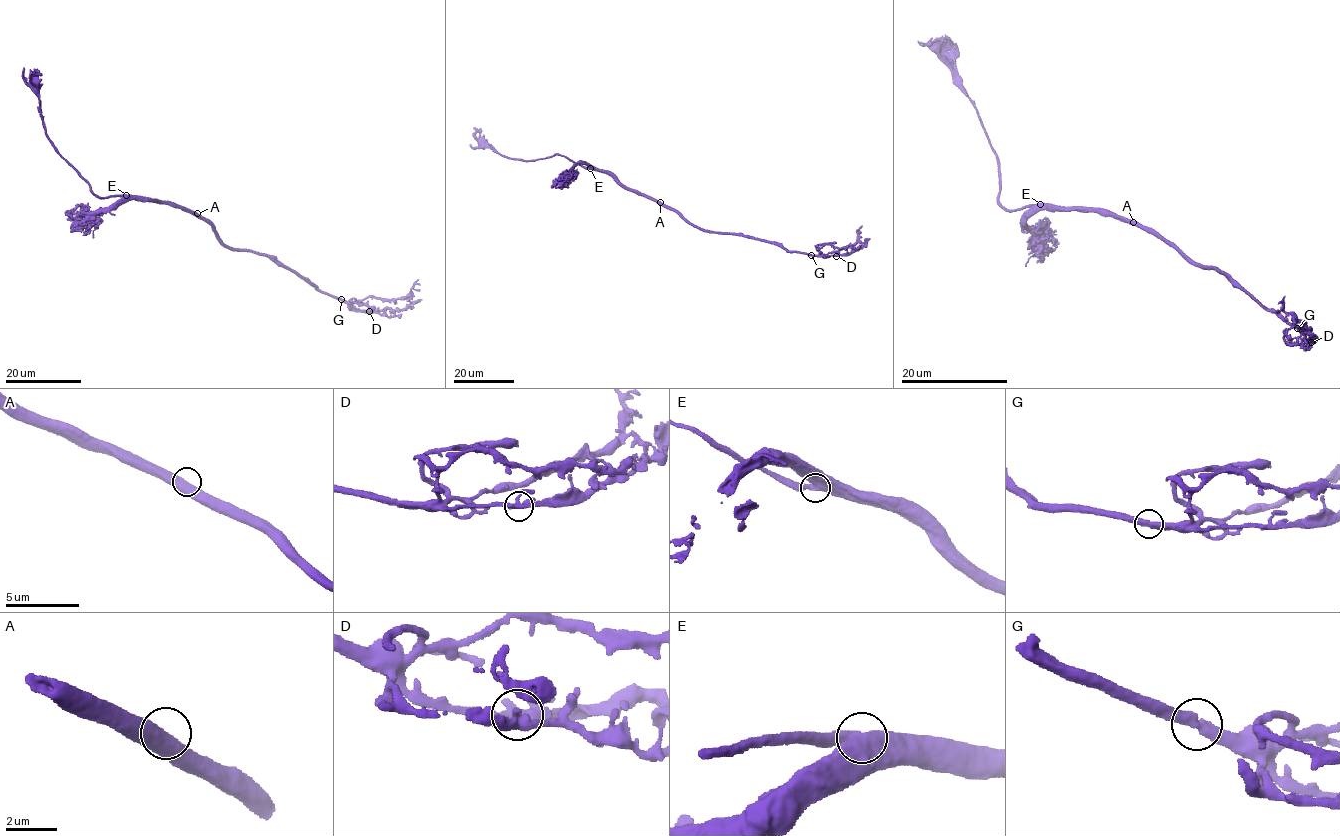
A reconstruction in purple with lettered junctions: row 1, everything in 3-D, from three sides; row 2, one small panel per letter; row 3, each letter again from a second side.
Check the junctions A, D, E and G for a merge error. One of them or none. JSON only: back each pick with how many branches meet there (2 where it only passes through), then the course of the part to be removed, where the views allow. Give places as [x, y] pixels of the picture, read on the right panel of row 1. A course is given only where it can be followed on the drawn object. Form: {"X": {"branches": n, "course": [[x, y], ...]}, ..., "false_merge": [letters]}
{"false_merge": []}

